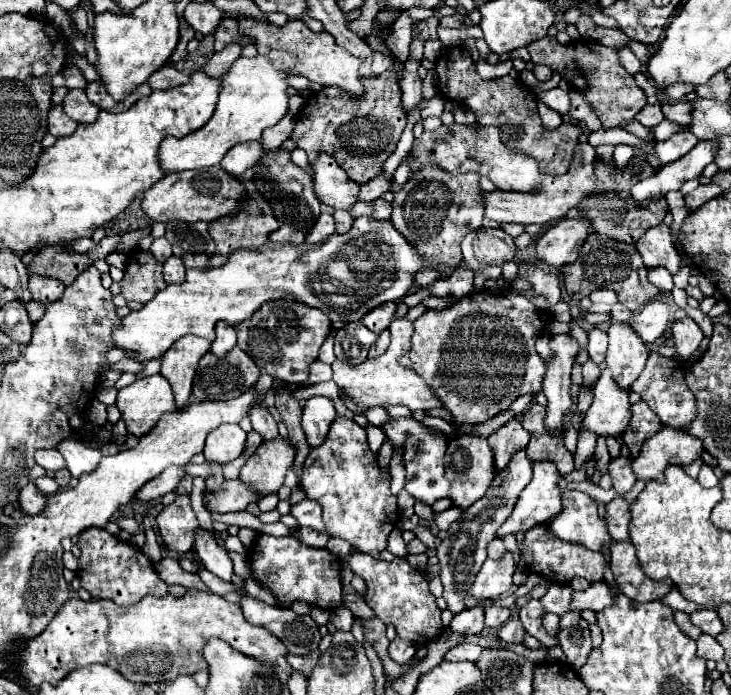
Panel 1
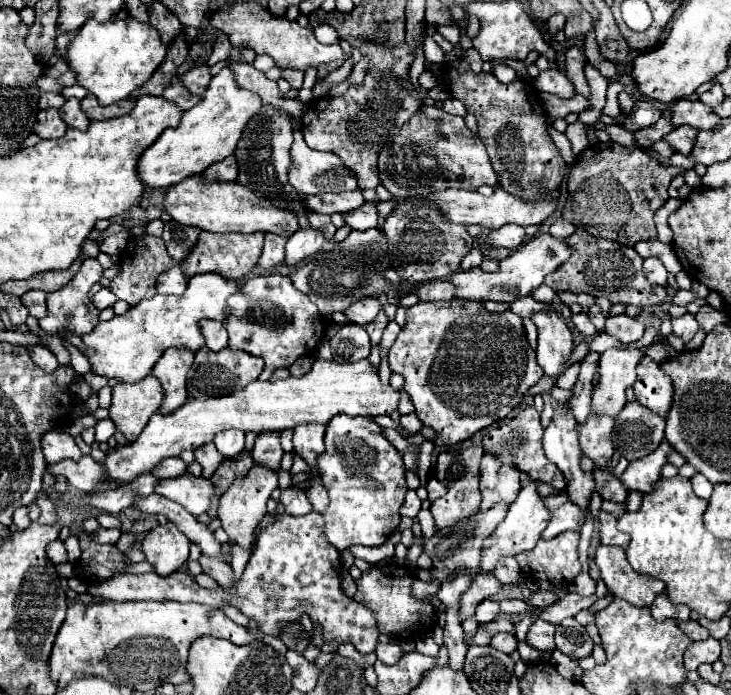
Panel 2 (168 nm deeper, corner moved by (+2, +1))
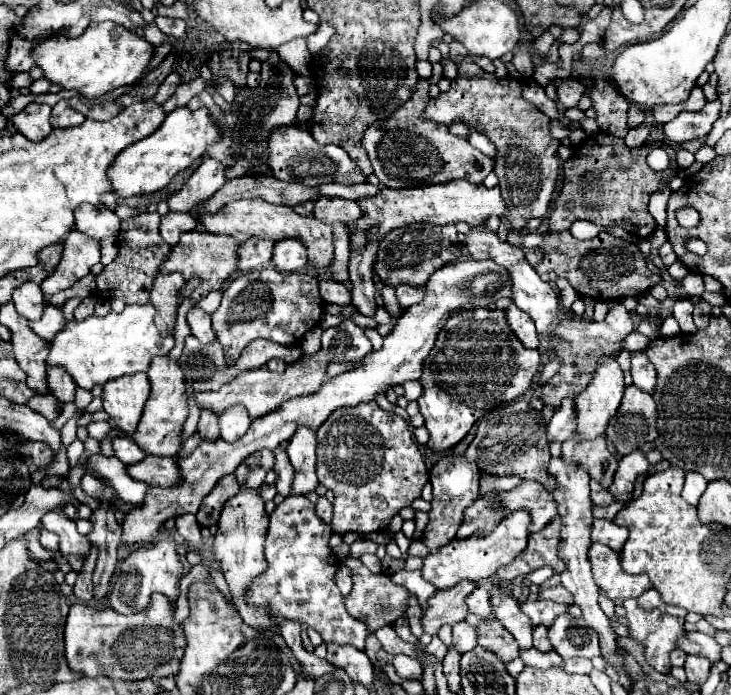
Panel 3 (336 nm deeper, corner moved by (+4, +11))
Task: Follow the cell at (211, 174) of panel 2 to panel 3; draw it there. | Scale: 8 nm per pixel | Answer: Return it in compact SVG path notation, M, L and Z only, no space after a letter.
M205 157L205 161L201 161L201 165L193 171L183 189L167 199L169 209L189 211L197 201L209 199L217 189L221 189L221 185L225 185L225 181L225 165L221 165L221 161Z

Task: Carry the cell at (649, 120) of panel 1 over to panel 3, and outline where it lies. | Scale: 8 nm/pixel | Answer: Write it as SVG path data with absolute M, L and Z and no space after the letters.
M631 103L629 105L627 115L629 115L629 119L627 119L629 121L629 127L637 127L637 125L641 125L645 121L645 111L637 103Z

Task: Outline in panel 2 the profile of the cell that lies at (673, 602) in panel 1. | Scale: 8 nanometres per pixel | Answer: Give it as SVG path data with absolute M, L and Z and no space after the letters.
M665 593L657 595L657 599L653 601L653 605L649 607L651 609L651 615L657 619L657 621L665 621L665 619L679 619L679 621L689 621L689 613L691 609L689 607L683 607L683 605L673 605Z

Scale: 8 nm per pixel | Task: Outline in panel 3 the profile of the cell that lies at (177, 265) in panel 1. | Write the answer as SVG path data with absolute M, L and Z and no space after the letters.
M159 273L153 281L151 289L151 303L157 307L155 323L161 329L161 333L167 333L175 325L175 315L177 315L177 291L183 287L185 279L181 279L181 273Z

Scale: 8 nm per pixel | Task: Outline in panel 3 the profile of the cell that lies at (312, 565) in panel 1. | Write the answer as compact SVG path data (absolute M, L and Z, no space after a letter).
M287 496L269 515L265 541L269 567L261 577L253 579L245 599L251 605L269 609L269 617L273 617L275 625L281 625L283 621L301 621L315 629L323 637L323 643L349 643L363 651L369 629L365 621L357 621L347 613L343 595L335 585L339 561L329 547L331 533L331 527L315 515L313 503L307 497Z

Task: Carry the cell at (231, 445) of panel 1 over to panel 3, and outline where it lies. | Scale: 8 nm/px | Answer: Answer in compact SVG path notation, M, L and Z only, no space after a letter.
M241 405L227 409L225 413L219 415L219 429L221 429L221 439L223 441L237 441L241 435L245 435L245 431L251 425L251 417L245 413L245 409Z

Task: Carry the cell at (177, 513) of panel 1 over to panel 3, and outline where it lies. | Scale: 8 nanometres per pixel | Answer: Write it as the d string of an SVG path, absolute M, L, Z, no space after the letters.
M161 539L159 543L153 543L149 547L141 547L123 561L119 561L117 569L117 581L113 583L113 589L109 593L109 605L117 613L133 613L135 609L143 609L149 603L151 593L163 593L169 599L177 599L179 595L179 579L183 577L183 563L179 561L179 553L175 549L173 539Z

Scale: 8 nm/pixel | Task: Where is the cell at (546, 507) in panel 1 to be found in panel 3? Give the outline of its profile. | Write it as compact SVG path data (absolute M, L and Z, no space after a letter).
M517 509L509 513L489 535L485 537L469 537L469 539L453 539L445 547L441 547L437 553L431 553L423 559L423 577L433 583L437 589L449 589L457 581L469 579L469 581L481 581L485 577L495 575L495 571L501 565L511 563L527 545L529 539L529 525L531 517L527 509Z

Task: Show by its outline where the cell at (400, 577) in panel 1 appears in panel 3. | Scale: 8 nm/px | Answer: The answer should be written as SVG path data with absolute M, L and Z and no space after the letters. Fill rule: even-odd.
M347 559L345 565L349 565L349 569L352 572L353 587L351 593L345 597L345 607L347 611L357 617L357 619L363 619L369 627L371 633L375 633L379 627L383 625L393 625L401 615L405 615L407 607L409 607L409 591L401 585L395 585L391 581L391 575L380 572L375 575L372 573L359 559ZM383 601L389 603L389 609L383 607Z

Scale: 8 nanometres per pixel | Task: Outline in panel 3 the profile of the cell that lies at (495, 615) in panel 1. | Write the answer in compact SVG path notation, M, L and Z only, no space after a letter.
M477 587L467 599L465 599L467 607L469 607L469 613L475 613L475 615L489 615L491 609L489 609L489 591L483 589L483 587Z

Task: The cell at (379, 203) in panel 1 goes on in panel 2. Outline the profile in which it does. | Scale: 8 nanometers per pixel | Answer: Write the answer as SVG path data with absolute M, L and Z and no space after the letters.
M363 203L361 207L349 211L343 217L355 231L367 231L371 227L377 227L377 209L373 203Z

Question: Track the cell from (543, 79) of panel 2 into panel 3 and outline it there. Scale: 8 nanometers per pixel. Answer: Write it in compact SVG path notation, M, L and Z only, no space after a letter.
M553 79L557 95L559 95L559 103L565 107L575 107L577 101L581 99L581 95L585 93L585 85L579 79Z

